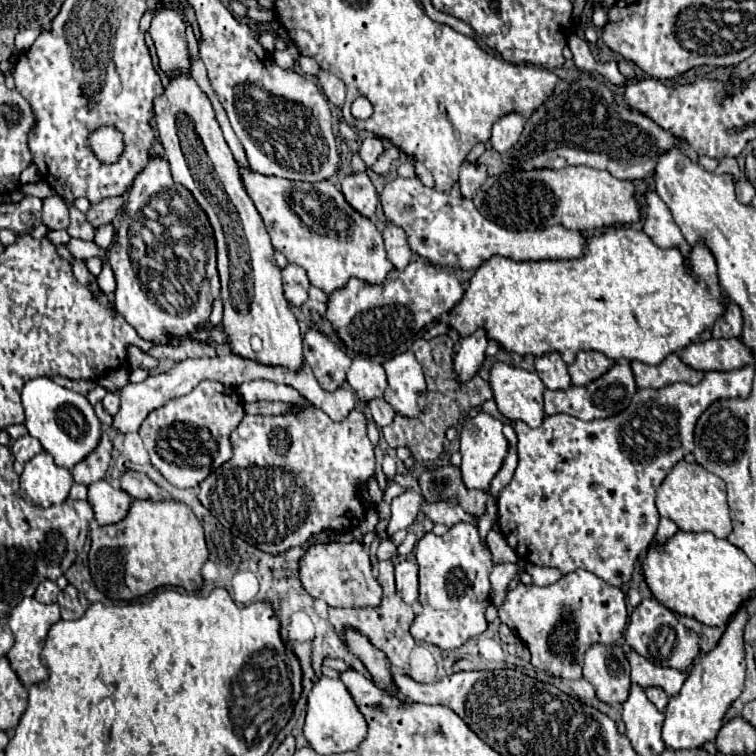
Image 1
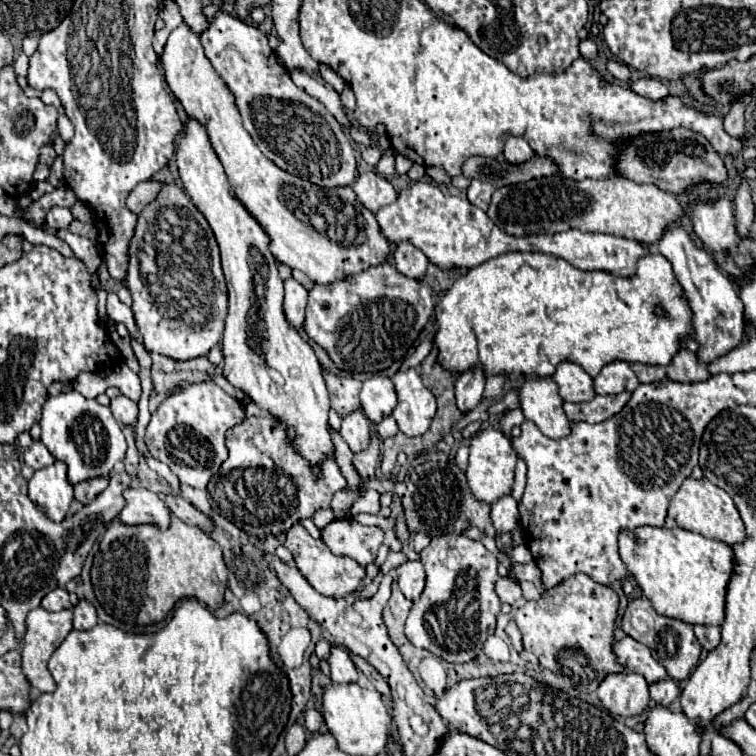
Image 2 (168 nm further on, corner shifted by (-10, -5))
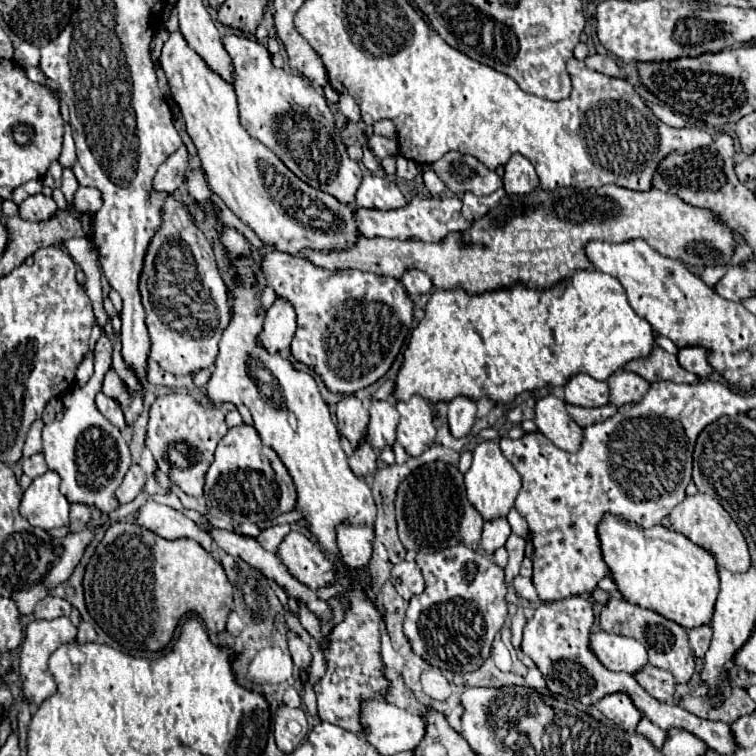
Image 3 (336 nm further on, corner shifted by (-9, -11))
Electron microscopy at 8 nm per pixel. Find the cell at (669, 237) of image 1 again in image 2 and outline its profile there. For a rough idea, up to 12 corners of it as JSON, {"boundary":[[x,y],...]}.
{"boundary":[[692,235],[658,241],[694,311],[700,363],[742,343],[744,303]]}

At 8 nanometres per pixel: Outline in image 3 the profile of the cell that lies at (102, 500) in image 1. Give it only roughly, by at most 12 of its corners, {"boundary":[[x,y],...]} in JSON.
{"boundary":[[147,501],[137,523],[163,539],[195,539],[211,551],[213,537],[181,511]]}

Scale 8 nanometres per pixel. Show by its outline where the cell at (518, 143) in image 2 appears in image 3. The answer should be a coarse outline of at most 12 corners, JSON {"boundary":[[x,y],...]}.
{"boundary":[[515,153],[505,165],[503,189],[529,195],[539,177],[529,159]]}

